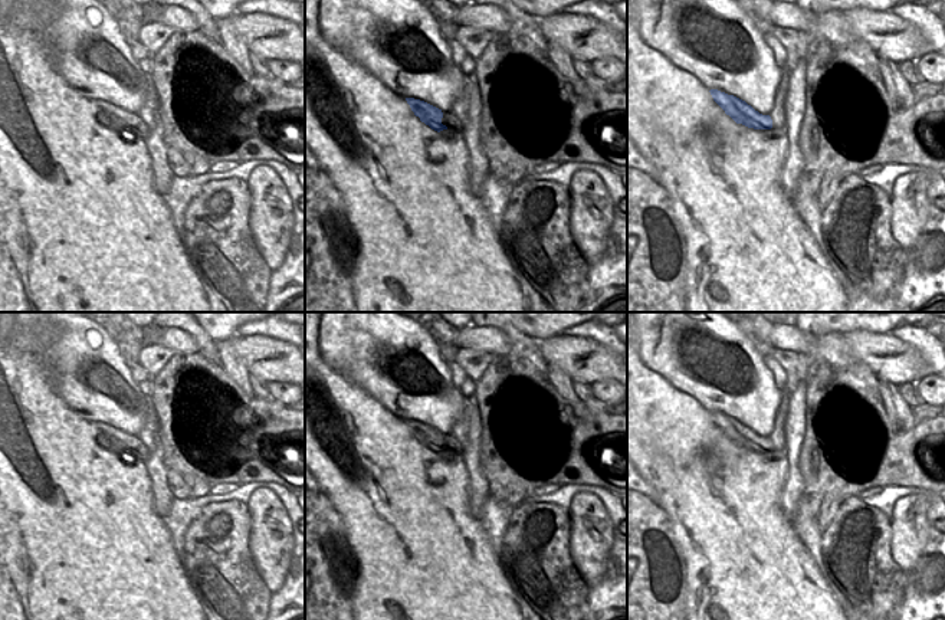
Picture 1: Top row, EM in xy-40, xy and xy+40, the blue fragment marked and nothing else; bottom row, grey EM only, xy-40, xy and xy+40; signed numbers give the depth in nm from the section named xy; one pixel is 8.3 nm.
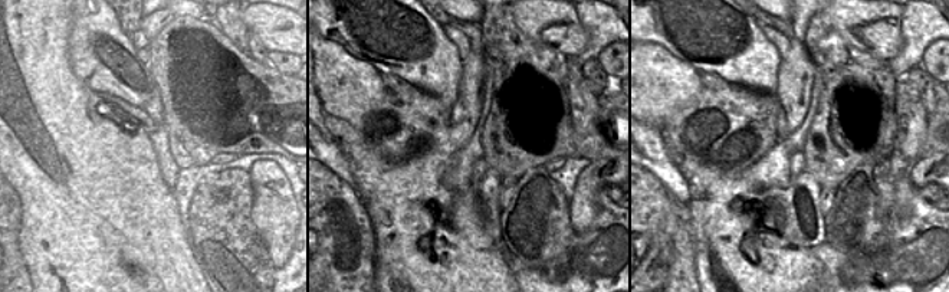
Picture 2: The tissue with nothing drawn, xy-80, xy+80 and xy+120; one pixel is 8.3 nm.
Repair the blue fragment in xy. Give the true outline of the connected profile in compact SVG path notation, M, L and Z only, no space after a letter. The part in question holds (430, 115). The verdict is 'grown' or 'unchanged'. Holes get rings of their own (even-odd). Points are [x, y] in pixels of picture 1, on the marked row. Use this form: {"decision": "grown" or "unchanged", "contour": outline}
{"decision": "grown", "contour": "M406 98L406 101L414 115L419 117L420 121L429 125L432 129L437 132L443 129L462 132L462 122L450 111L442 111L424 101L414 98Z"}

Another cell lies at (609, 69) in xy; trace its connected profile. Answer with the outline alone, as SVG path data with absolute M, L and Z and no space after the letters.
M604 58L591 60L591 69L595 78L607 83L616 83L624 79L627 63L616 58Z

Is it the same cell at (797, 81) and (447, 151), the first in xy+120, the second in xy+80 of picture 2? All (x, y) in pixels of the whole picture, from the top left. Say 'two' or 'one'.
one

